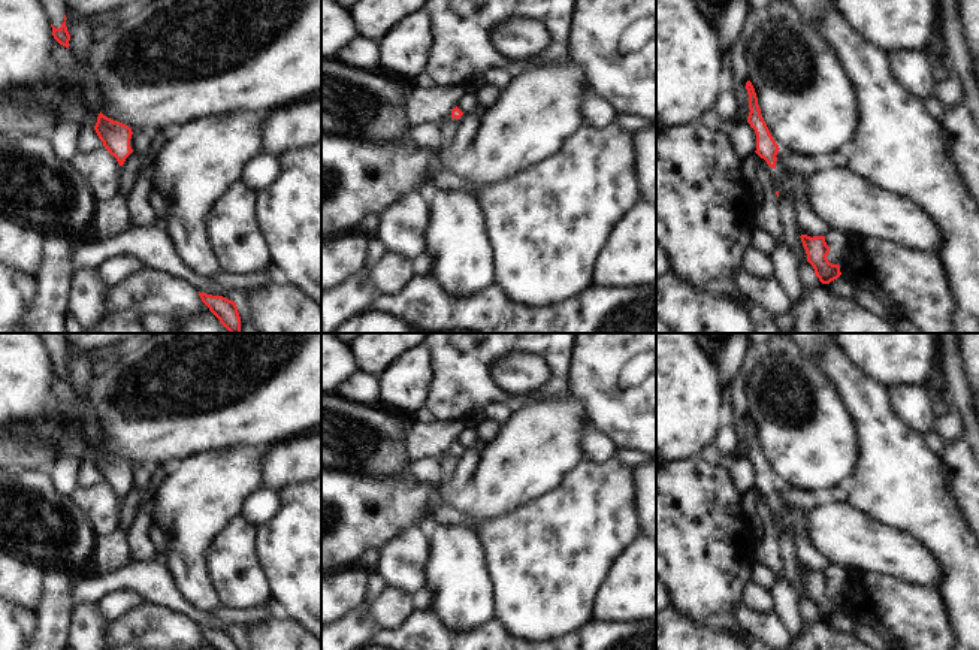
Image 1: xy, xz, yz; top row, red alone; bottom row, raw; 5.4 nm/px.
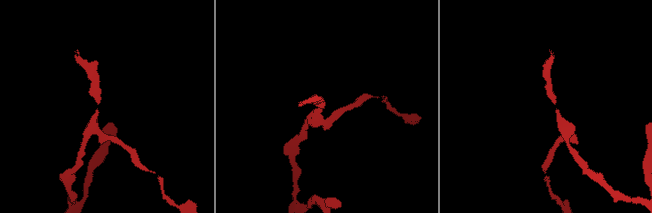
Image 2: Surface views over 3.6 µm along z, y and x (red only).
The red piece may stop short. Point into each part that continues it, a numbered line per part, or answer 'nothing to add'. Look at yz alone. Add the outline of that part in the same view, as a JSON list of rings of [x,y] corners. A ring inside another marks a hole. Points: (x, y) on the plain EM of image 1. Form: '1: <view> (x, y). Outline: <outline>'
nothing to add.

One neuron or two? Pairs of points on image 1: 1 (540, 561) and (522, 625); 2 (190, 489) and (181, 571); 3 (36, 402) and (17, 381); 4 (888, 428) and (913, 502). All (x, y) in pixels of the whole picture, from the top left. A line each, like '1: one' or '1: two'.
1: one
2: one
3: one
4: one

